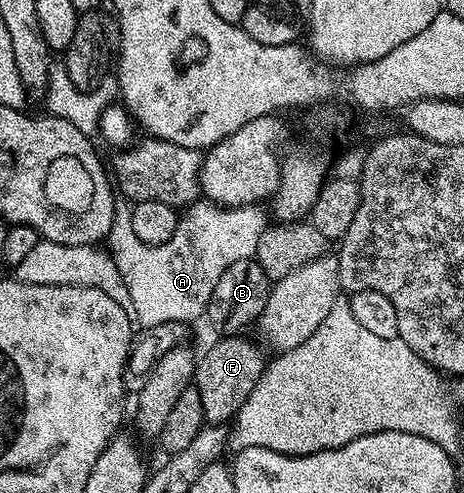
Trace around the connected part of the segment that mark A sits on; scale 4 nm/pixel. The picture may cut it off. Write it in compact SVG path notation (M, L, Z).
M123 197L117 198L106 251L111 255L112 263L118 265L120 279L126 281L127 302L135 322L145 328L166 321L188 323L192 319L199 320L210 301L210 293L214 293L214 285L218 285L218 277L222 277L234 261L255 256L258 237L266 226L260 210L256 205L219 207L217 203L196 201L180 215L180 224L174 229L170 241L148 247L138 241L134 233L130 203Z

